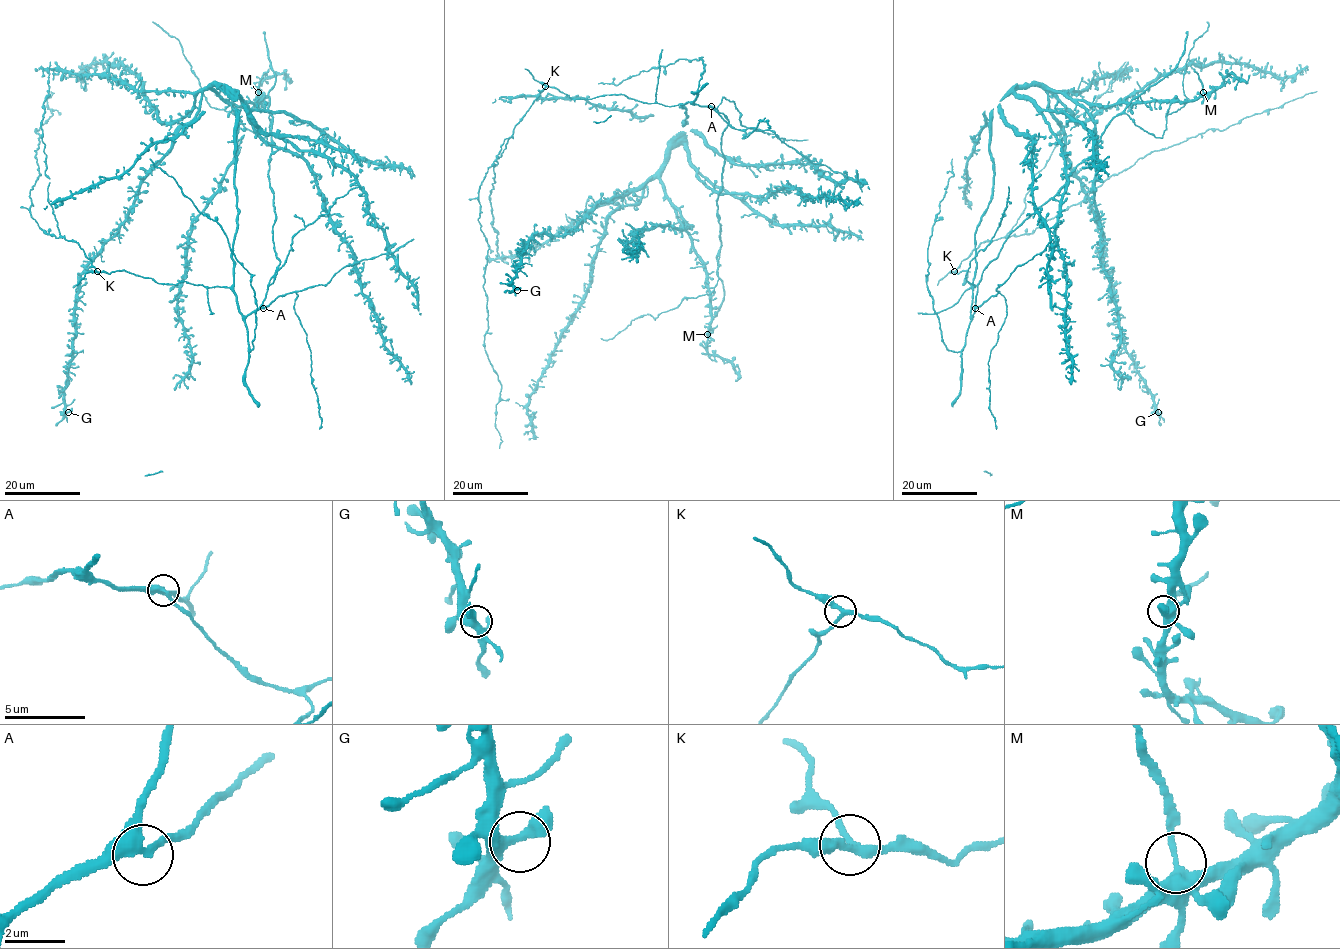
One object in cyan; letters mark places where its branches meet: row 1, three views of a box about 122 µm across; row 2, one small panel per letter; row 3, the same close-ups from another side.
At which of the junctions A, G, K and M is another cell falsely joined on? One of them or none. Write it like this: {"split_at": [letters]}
{"split_at": ["M"]}

